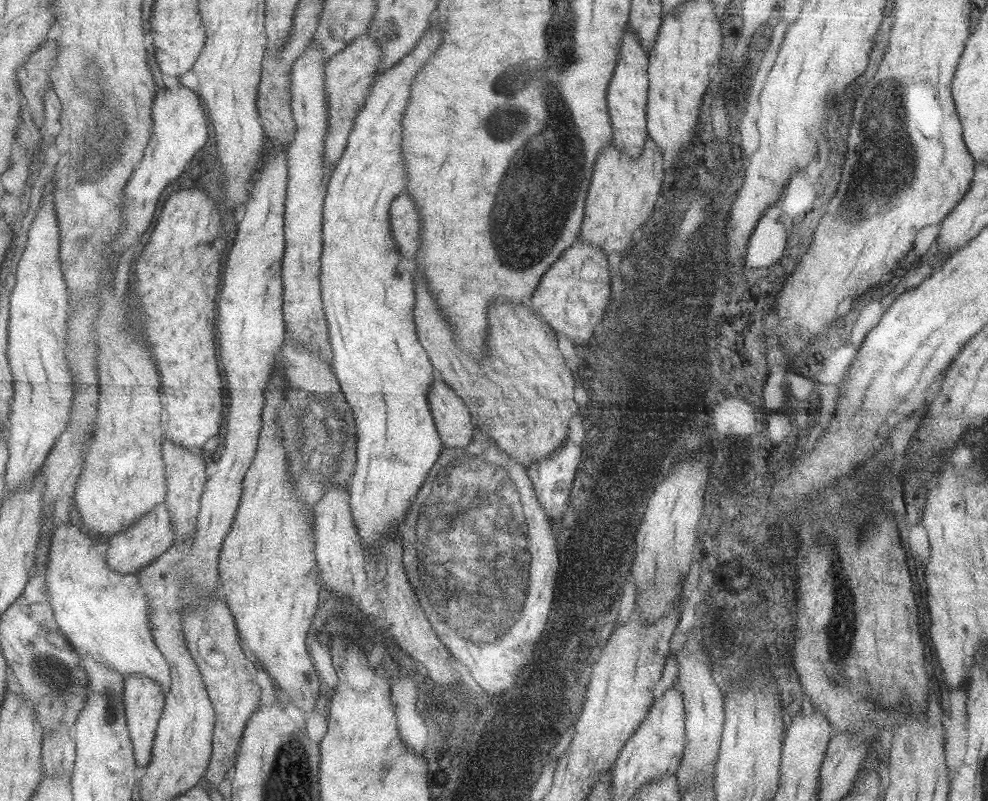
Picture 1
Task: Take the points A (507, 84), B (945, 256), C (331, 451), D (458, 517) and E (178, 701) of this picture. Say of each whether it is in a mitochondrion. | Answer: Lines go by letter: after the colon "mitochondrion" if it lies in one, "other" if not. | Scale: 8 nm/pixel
A: mitochondrion
B: other
C: mitochondrion
D: mitochondrion
E: other

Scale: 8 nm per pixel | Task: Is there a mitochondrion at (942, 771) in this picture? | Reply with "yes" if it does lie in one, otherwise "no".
no

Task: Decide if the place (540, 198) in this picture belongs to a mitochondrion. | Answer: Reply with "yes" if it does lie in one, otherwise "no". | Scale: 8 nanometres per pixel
yes

